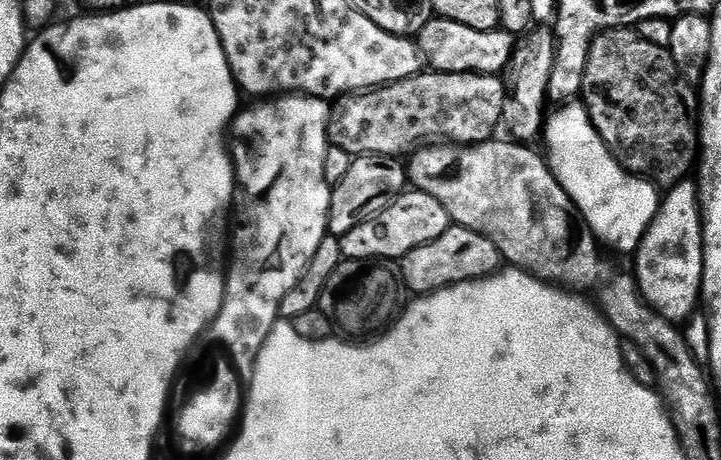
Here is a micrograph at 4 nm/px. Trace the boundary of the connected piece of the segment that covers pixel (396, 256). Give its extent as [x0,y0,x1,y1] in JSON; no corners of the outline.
[339,190,450,262]

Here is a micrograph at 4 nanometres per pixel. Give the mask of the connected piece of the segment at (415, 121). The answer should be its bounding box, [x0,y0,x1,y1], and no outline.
[328,70,503,158]

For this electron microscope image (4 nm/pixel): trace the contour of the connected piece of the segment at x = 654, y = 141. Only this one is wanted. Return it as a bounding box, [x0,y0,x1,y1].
[582,30,698,190]

